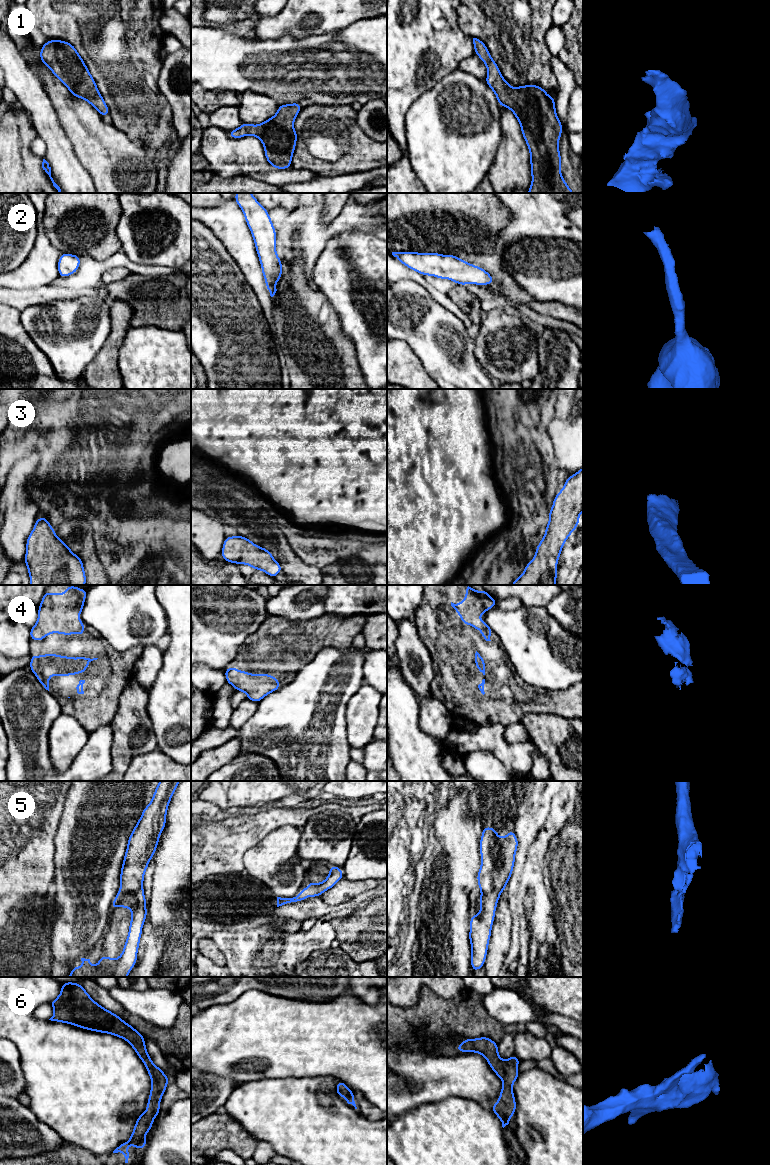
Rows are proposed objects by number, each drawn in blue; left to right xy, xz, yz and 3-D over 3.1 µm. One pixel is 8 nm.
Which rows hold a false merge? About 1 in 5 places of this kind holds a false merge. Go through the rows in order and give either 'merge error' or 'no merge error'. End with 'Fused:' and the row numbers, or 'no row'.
1: no merge error
2: no merge error
3: no merge error
4: no merge error
5: no merge error
6: no merge error
Fused: no row

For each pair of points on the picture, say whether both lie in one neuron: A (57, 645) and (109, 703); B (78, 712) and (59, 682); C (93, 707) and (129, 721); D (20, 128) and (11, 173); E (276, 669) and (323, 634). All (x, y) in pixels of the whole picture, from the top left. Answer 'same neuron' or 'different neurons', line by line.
A: same neuron
B: same neuron
C: different neurons
D: same neuron
E: same neuron

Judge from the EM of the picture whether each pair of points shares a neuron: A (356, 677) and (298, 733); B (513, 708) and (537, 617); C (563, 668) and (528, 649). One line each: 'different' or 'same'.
A: same
B: different
C: same

